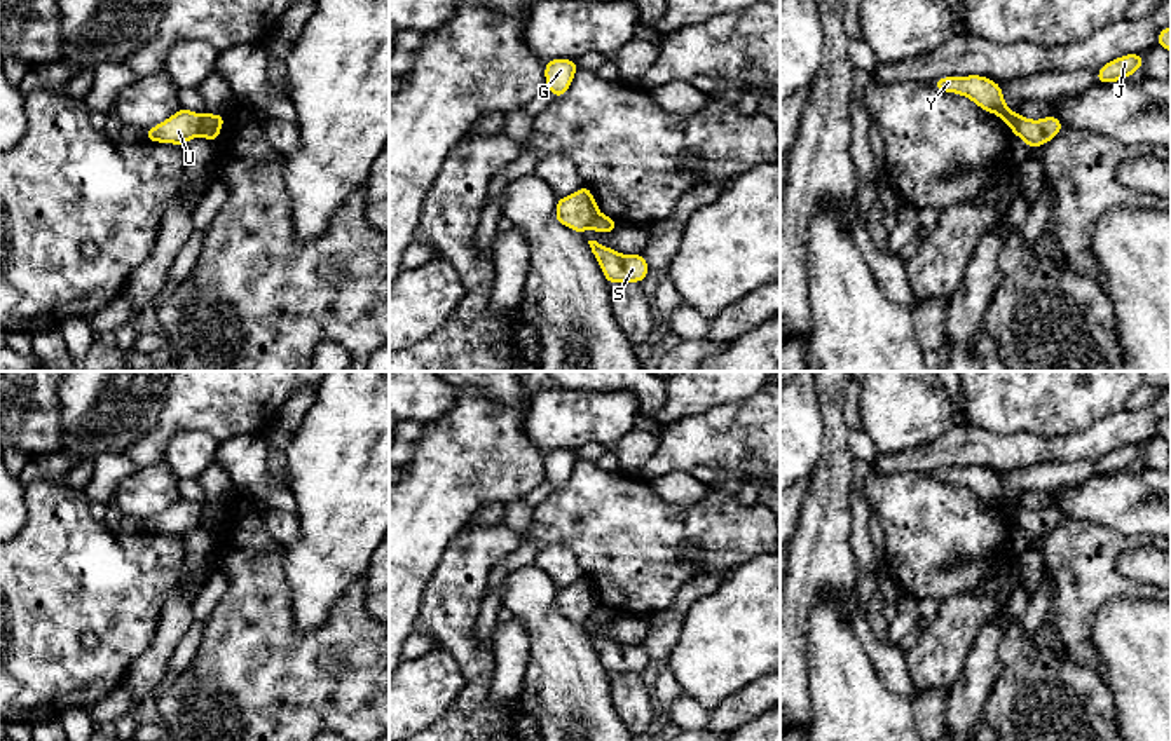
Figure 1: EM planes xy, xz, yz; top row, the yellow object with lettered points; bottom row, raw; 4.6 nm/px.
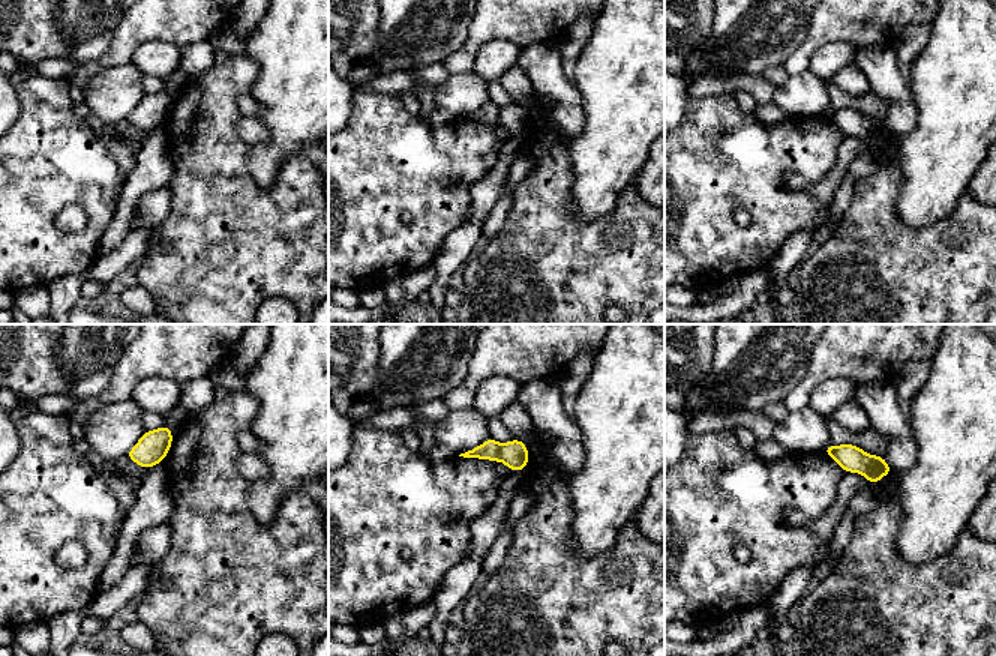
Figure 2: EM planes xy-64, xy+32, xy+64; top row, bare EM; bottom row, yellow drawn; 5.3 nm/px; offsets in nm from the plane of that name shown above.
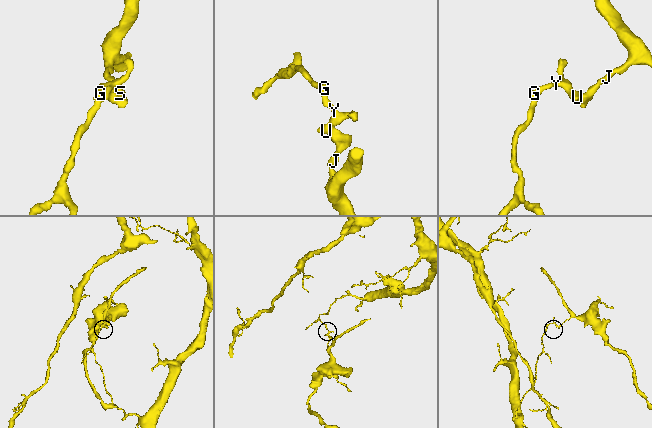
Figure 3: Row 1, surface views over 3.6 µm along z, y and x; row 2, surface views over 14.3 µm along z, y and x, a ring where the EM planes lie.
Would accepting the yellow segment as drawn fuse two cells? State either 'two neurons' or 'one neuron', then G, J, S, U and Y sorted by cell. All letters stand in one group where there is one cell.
two neurons; groups G U Y / J S

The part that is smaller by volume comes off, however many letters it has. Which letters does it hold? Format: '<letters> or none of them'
J, S

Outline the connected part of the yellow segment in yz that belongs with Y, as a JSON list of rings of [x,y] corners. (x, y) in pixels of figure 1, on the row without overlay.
[[[983,466],[967,467],[941,467],[932,476],[944,483],[953,483],[969,488],[988,504],[998,506],[1016,525],[1019,504],[1014,504],[1002,483],[1002,476]]]

